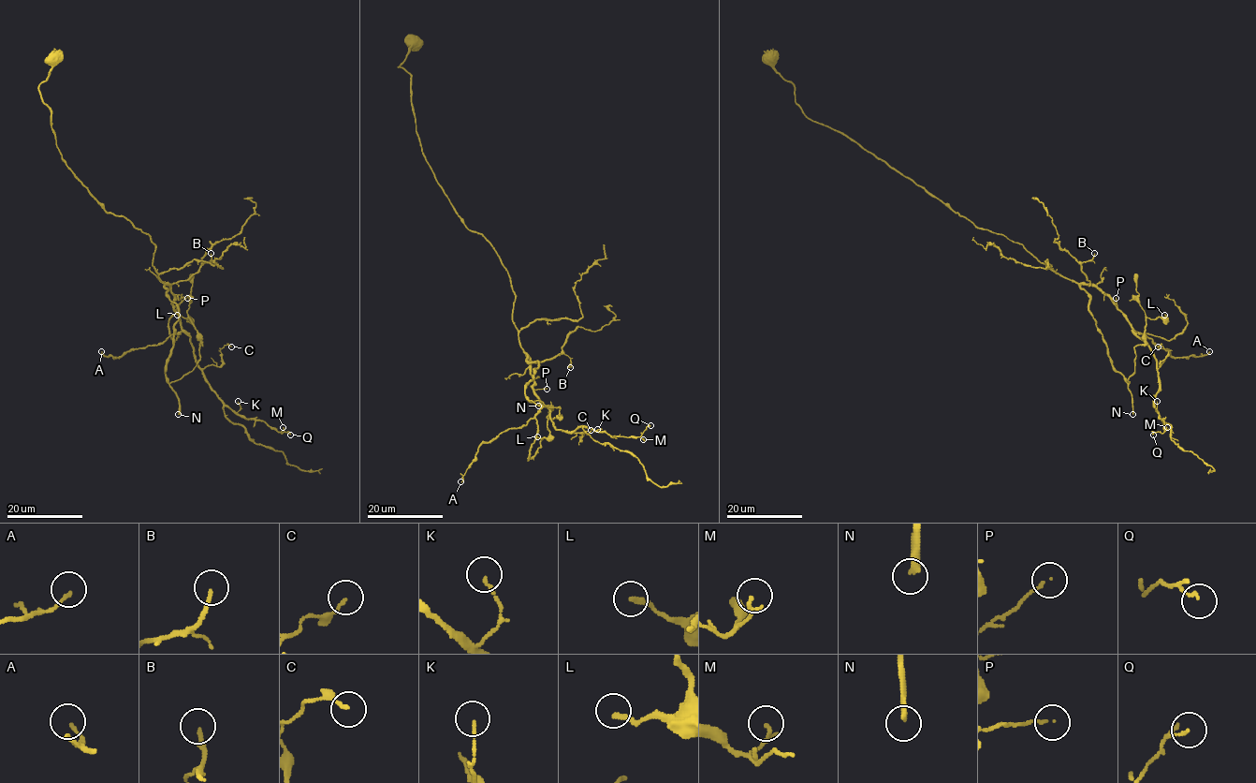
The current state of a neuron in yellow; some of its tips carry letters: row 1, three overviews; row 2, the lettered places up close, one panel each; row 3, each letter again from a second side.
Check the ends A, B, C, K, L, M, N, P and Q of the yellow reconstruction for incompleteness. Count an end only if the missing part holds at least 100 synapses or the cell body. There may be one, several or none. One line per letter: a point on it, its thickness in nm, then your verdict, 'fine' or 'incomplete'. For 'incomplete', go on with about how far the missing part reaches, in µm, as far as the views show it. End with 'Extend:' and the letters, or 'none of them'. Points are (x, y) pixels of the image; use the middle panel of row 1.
A: place (460, 481); calibre 120 nm; fine
B: place (570, 367); calibre 150 nm; fine
C: place (591, 430); calibre 110 nm; fine
K: place (597, 429); calibre 120 nm; fine
L: place (537, 436); calibre 190 nm; fine
M: place (643, 439); calibre 140 nm; fine
N: place (538, 406); calibre 240 nm; incomplete; missing 60 µm
P: place (547, 389); calibre 90 nm; fine
Q: place (650, 425); calibre 110 nm; fine
Extend: N

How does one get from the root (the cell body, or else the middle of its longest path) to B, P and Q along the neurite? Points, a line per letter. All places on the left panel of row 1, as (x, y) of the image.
B: (53, 58), (38, 93), (77, 178), (108, 213), (149, 235), (164, 283), (189, 279), (211, 253)
P: (53, 58), (38, 93), (62, 157), (108, 213), (149, 235), (153, 266), (169, 285), (173, 304), (187, 298)
Q: (53, 58), (38, 93), (62, 157), (108, 213), (149, 235), (211, 389), (290, 435)

